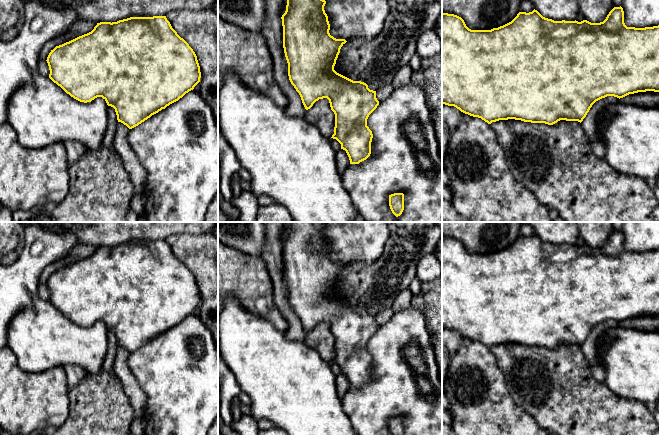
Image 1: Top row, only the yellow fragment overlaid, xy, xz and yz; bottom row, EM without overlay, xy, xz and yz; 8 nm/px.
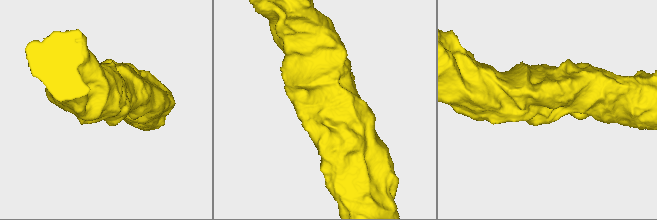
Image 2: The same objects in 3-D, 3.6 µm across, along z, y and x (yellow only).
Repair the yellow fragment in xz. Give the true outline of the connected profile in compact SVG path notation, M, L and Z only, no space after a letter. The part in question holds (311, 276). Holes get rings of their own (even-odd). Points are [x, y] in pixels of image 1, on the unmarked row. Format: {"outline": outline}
{"outline": "M322 222L285 223L287 224L286 235L281 243L283 250L283 272L288 287L289 304L299 317L306 334L310 333L319 323L327 322L329 324L331 334L335 338L334 358L331 362L336 363L341 368L341 373L346 375L350 388L359 388L371 378L373 358L367 350L367 343L379 329L376 315L370 314L366 307L353 305L334 294L340 273L347 265L345 263L336 263L330 259L330 248L324 234L326 225Z"}

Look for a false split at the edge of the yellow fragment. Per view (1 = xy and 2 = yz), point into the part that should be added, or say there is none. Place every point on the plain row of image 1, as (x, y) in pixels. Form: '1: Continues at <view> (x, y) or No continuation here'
1: No continuation here
2: No continuation here

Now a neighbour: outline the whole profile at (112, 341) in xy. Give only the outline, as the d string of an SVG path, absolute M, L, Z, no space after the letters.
M108 330L107 336L108 336L108 350L102 368L108 372L113 372L113 362L116 356L118 344L115 333L113 331Z

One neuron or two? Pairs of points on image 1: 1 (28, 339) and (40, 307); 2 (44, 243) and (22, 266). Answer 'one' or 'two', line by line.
1: one
2: one

